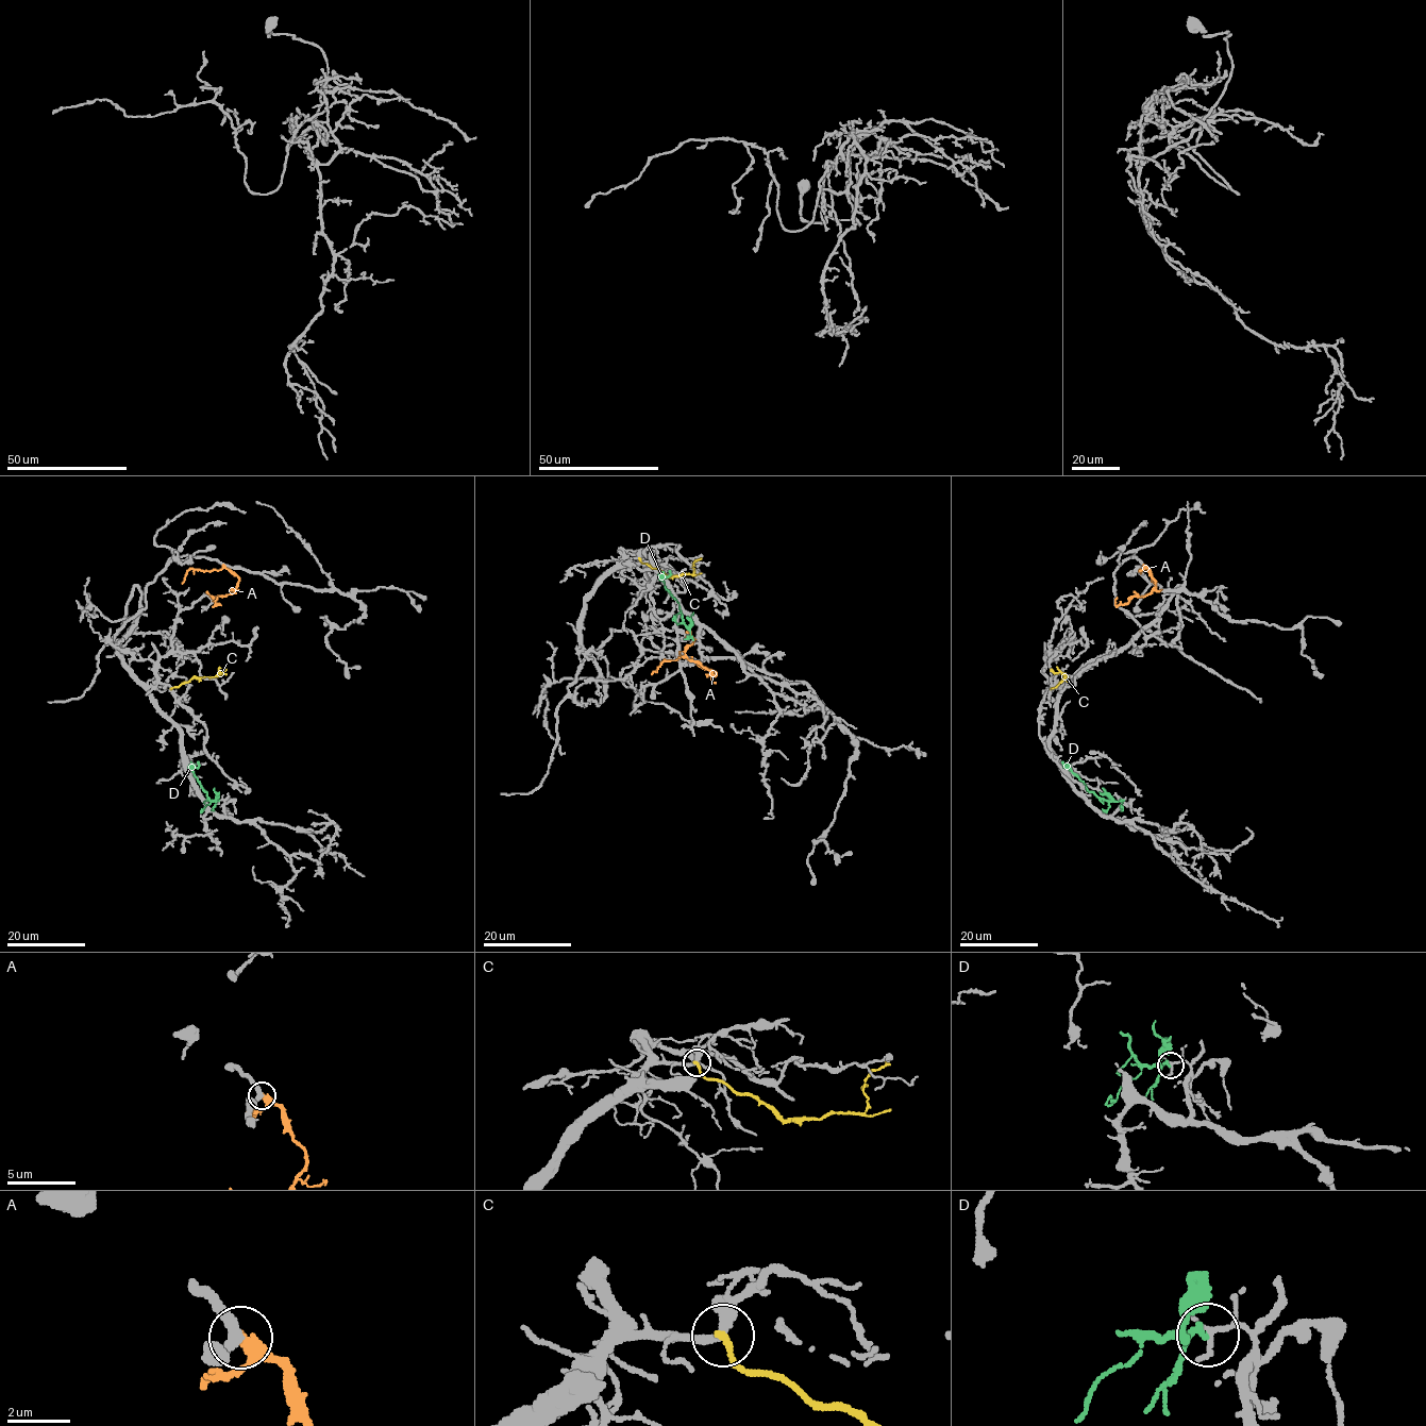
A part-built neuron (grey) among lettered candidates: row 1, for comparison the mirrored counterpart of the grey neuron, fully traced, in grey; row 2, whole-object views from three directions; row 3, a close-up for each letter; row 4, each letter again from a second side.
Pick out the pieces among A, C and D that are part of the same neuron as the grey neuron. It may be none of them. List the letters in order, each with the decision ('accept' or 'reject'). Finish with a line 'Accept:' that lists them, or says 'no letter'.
A: reject
C: reject
D: reject
Accept: no letter

